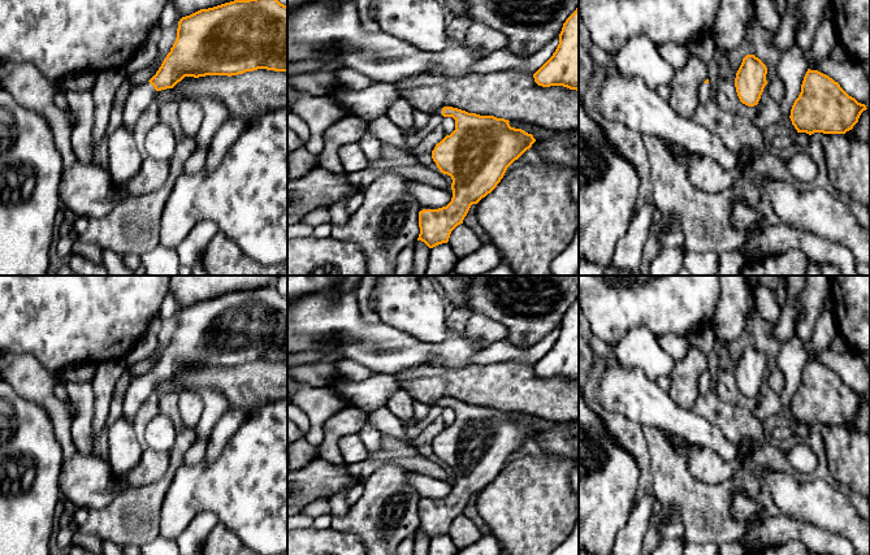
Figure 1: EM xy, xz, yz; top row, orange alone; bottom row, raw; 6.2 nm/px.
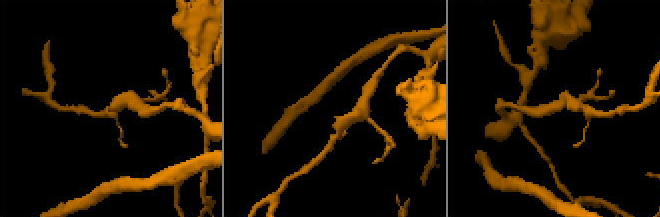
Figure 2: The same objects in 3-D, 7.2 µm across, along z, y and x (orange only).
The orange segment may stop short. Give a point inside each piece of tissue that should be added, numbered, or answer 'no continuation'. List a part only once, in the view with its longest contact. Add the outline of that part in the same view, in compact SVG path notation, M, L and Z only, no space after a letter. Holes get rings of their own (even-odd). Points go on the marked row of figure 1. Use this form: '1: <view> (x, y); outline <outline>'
1: xy (141, 96); outline M147 82L131 90L122 112L122 126L133 131L144 109L155 101L157 91Z

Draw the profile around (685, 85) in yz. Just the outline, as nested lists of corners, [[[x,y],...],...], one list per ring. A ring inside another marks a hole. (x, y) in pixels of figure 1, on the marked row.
[[[691,55],[684,68],[675,70],[670,84],[671,96],[668,104],[680,117],[693,117],[700,105],[700,86],[707,78],[706,64],[694,55]]]

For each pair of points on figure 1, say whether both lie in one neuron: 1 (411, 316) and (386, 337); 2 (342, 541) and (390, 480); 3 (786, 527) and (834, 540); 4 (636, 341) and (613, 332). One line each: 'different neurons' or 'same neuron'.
1: different neurons
2: different neurons
3: same neuron
4: different neurons

